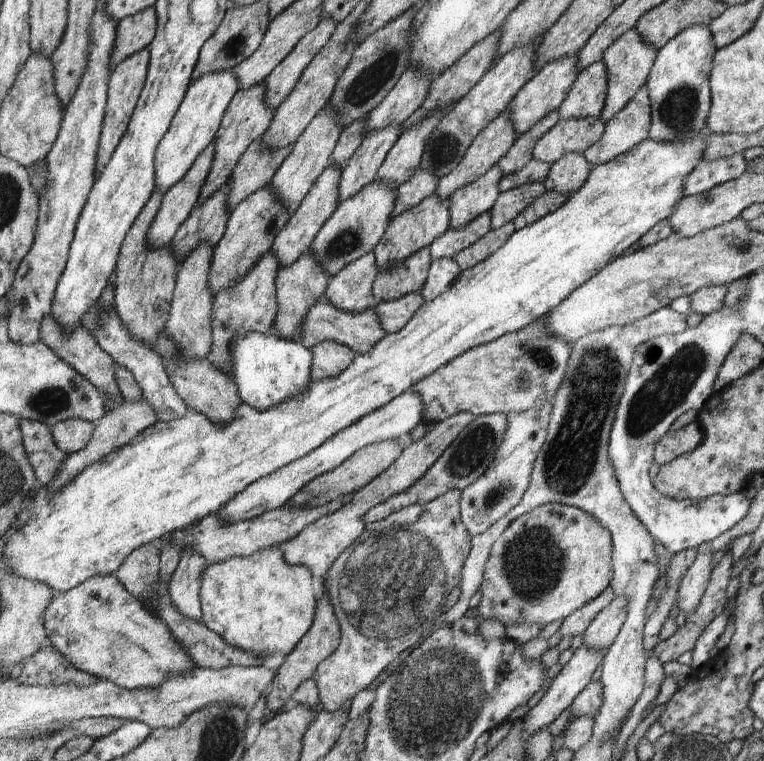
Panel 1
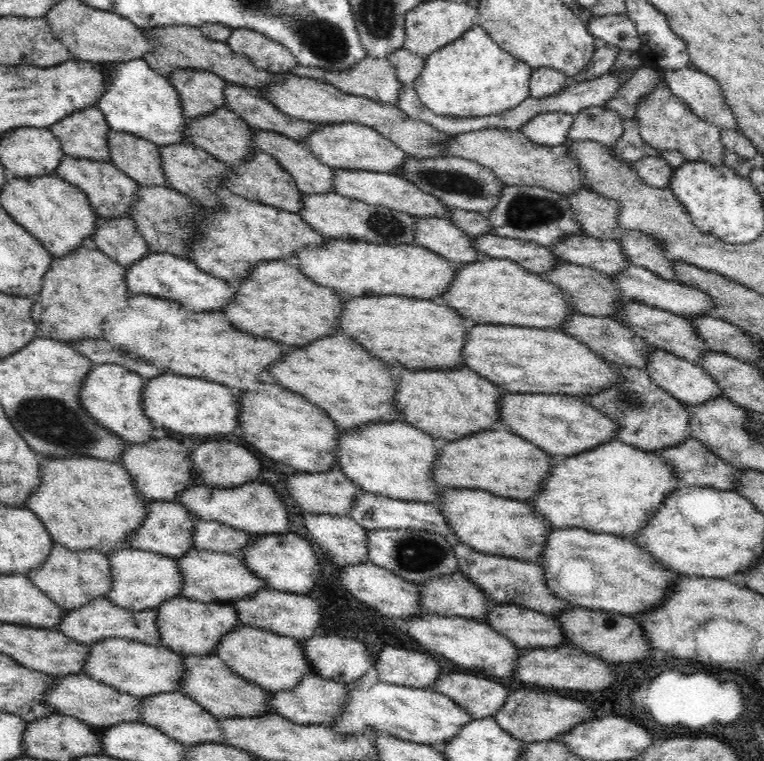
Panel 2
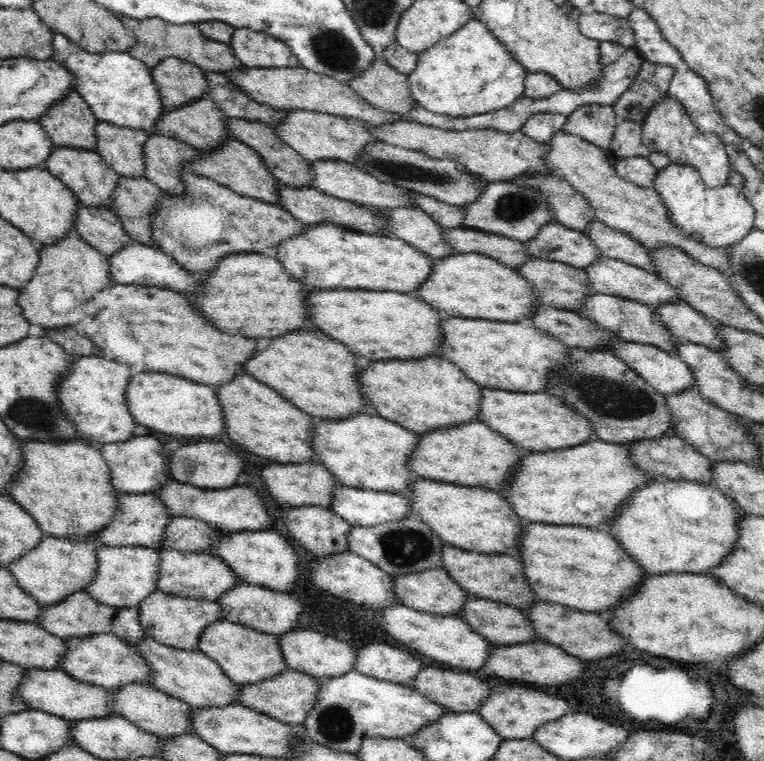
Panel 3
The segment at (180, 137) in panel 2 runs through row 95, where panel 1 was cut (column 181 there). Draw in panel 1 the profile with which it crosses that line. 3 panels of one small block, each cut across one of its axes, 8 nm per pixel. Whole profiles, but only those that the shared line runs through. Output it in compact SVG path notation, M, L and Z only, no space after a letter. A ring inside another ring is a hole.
M233 69L207 73L190 84L154 158L155 191L165 194L184 178L194 160L197 160L204 148L215 140L224 114L239 89L240 84Z

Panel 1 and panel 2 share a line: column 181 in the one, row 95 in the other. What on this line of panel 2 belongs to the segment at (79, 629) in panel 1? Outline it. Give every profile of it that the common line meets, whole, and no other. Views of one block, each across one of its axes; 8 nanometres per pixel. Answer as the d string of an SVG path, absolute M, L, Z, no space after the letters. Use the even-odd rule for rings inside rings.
M660 82L658 88L640 100L635 119L638 121L641 138L651 148L662 150L679 150L686 162L704 161L719 167L724 164L724 146L721 129L711 122L696 117L692 110L671 91L668 84Z

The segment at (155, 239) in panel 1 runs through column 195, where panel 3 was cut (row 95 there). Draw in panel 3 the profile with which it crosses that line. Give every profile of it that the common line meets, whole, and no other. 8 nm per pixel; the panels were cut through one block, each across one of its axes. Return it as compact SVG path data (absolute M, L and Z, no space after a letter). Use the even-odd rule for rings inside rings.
M162 58L156 67L151 67L151 74L168 111L184 107L186 103L197 102L207 97L209 92L205 72L181 58Z

